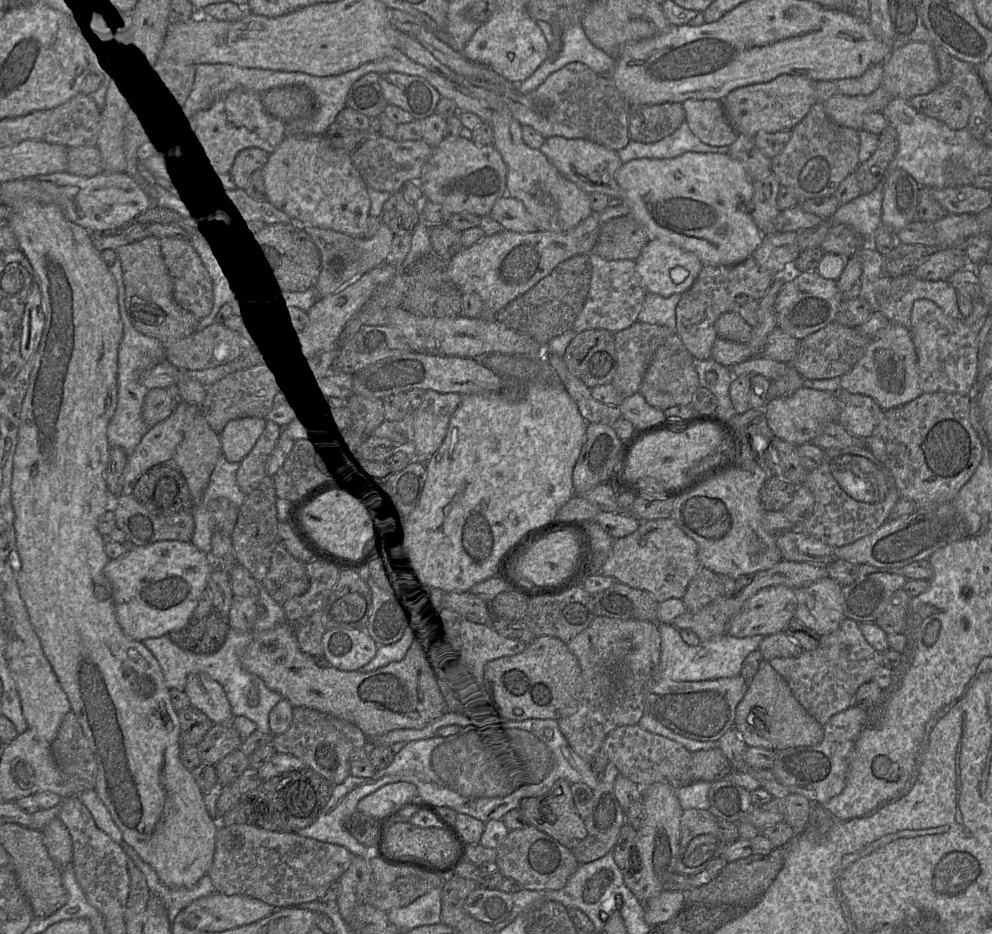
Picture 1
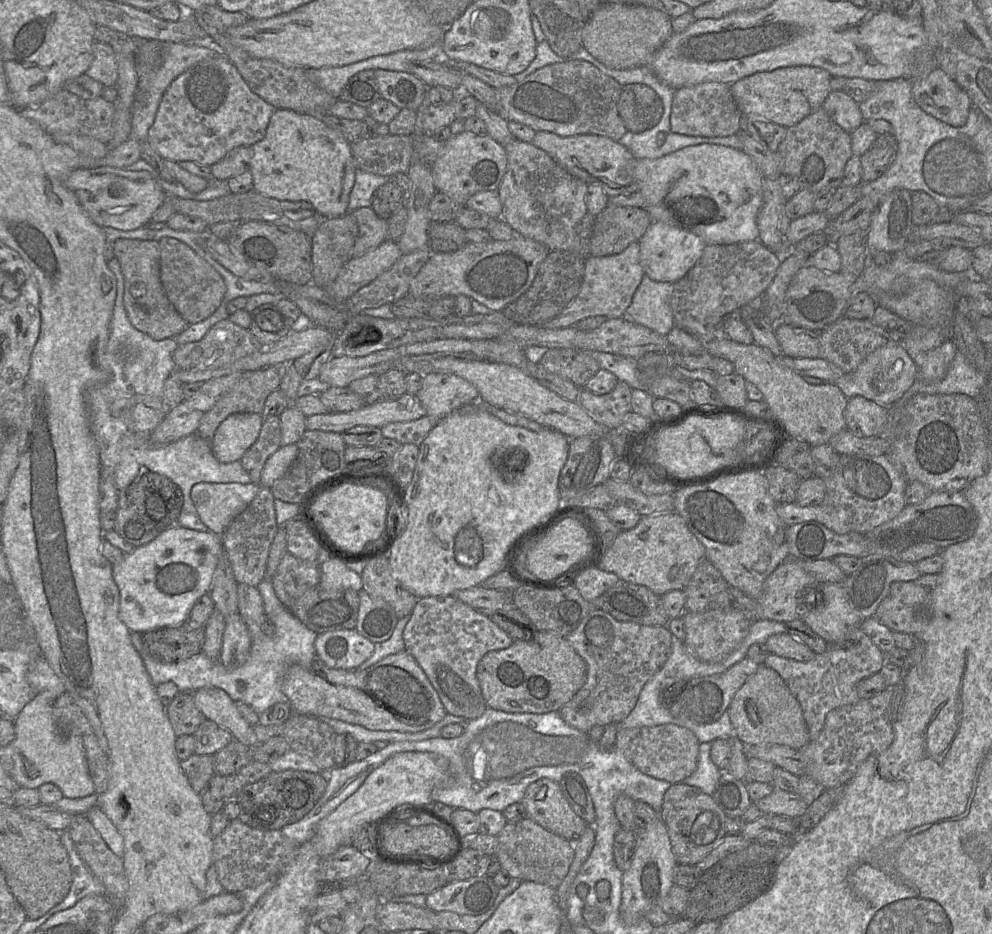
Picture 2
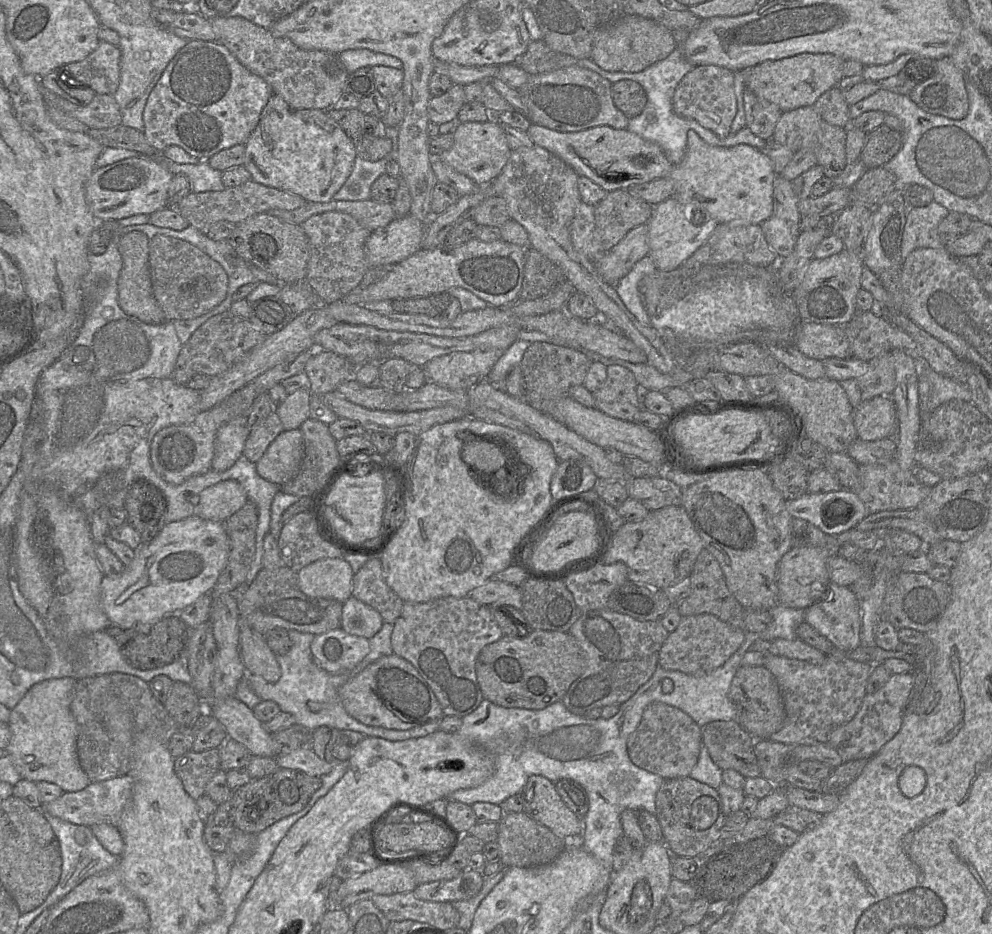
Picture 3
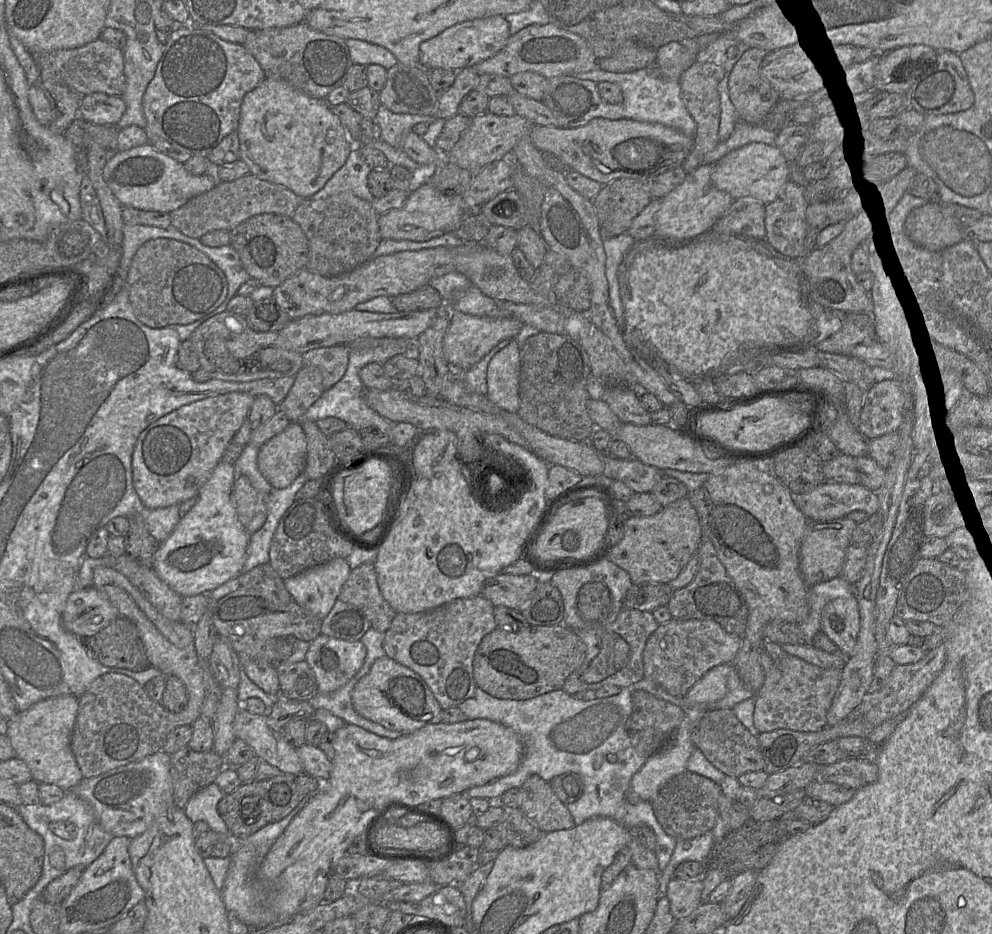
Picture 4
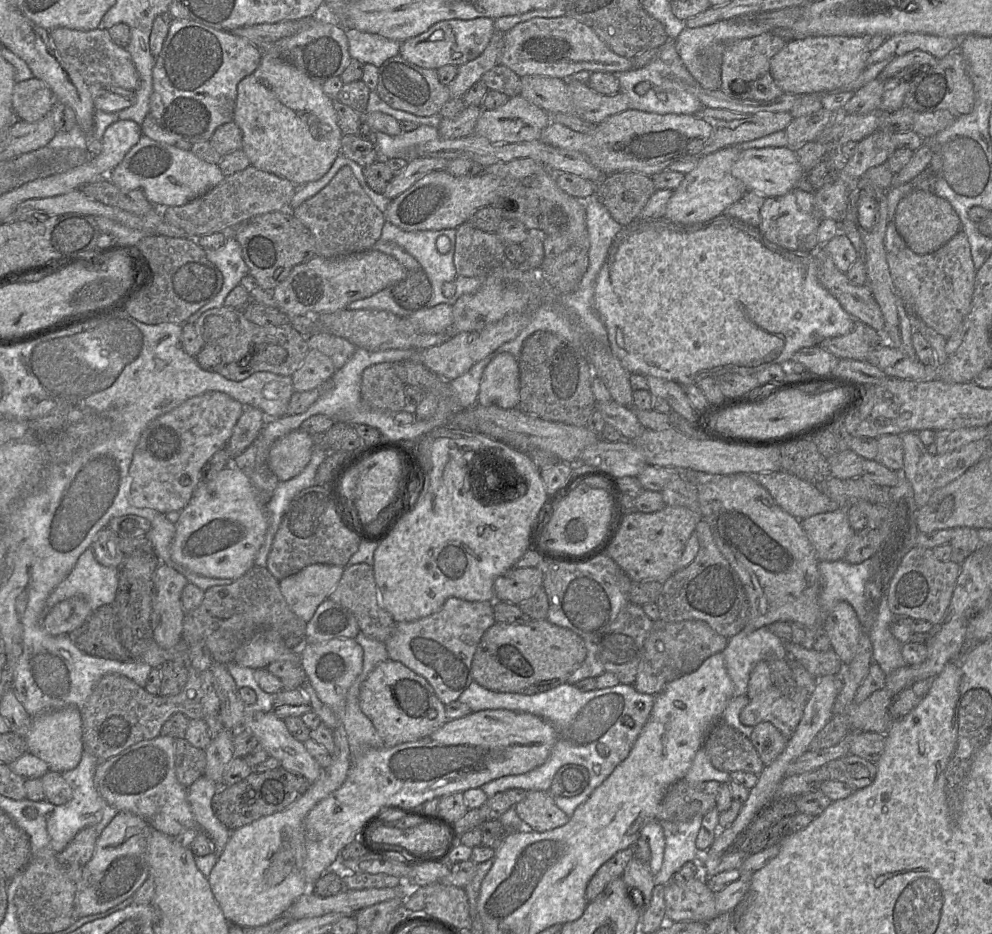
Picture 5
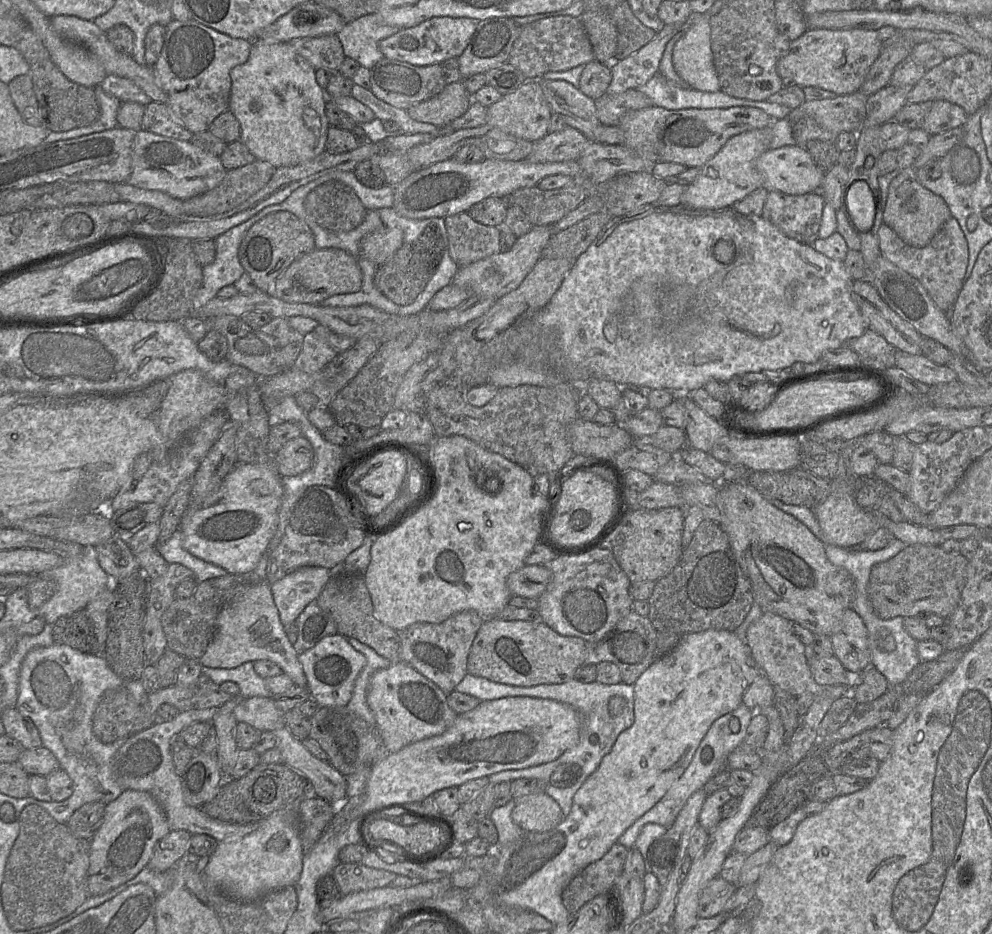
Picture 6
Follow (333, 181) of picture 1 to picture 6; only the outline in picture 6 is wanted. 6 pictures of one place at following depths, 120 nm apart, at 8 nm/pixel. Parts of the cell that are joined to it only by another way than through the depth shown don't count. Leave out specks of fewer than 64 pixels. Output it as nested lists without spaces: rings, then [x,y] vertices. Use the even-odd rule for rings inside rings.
[[[260,39],[252,41],[250,56],[248,60],[241,65],[235,66],[230,71],[231,93],[229,99],[229,110],[234,114],[240,123],[241,141],[249,151],[255,156],[256,160],[264,161],[272,165],[274,168],[283,166],[294,166],[309,161],[326,150],[326,141],[328,128],[330,123],[325,113],[326,103],[329,98],[326,91],[320,87],[316,81],[315,69],[287,42],[265,42]]]

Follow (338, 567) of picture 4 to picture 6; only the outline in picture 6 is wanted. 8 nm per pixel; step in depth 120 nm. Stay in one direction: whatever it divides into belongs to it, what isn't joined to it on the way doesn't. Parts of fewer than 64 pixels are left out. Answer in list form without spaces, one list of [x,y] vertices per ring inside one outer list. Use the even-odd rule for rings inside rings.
[[[305,566],[270,585],[273,600],[286,633],[289,625],[297,619],[307,605],[316,600],[330,579],[330,569]]]

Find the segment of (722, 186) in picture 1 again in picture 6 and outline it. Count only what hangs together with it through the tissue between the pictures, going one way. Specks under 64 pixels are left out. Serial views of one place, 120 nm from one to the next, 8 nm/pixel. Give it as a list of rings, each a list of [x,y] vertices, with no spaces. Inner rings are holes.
[[[800,146],[768,149],[756,161],[763,187],[790,195],[819,192],[825,174],[809,151]]]

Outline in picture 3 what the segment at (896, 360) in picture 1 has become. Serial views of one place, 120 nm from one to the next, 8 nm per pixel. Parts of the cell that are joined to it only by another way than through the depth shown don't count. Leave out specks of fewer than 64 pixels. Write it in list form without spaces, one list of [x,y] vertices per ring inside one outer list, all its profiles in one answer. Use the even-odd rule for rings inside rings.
[[[888,352],[881,354],[869,362],[868,371],[863,376],[839,383],[853,409],[875,396],[891,396],[895,388],[893,357]]]

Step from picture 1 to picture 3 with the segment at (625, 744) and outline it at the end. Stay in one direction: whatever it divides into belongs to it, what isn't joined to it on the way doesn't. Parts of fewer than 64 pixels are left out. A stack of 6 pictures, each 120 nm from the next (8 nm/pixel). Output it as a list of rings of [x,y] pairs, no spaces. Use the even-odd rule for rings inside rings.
[[[653,702],[643,712],[642,719],[636,730],[629,735],[627,752],[634,765],[656,774],[666,781],[690,775],[697,763],[701,744],[701,727],[690,716],[673,706],[661,702]]]

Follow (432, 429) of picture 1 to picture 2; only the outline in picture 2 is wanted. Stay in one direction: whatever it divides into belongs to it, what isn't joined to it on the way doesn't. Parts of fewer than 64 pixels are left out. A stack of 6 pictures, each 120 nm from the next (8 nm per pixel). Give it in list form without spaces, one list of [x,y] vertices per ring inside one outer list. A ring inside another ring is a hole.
[[[427,373],[423,375],[417,396],[426,415],[438,422],[452,411],[477,400],[479,392],[472,383],[460,376]]]

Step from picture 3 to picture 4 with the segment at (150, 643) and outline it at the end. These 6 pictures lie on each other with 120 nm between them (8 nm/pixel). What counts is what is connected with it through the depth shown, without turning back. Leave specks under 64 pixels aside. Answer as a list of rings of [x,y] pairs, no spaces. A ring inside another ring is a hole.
[[[119,616],[92,636],[81,637],[102,664],[142,671],[151,666],[135,624]]]

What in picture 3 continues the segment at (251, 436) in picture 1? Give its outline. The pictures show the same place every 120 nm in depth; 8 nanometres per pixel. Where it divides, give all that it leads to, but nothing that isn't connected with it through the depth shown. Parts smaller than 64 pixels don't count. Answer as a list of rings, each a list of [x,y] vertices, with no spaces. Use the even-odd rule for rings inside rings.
[[[247,414],[223,424],[215,438],[212,469],[221,472],[231,468],[243,454],[249,434]]]

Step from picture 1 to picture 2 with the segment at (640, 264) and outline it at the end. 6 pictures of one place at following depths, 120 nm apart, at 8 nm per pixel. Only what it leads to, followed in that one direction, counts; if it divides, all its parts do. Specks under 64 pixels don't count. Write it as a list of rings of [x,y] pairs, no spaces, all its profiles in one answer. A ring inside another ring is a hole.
[[[652,221],[639,240],[640,264],[654,281],[675,283],[683,278],[702,256],[706,243],[696,234],[660,221]]]

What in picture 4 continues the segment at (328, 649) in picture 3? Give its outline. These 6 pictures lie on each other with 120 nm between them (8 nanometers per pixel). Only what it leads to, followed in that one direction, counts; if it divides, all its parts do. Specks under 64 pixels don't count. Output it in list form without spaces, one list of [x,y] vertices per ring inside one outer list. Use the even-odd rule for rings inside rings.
[[[320,634],[310,642],[305,661],[313,670],[317,693],[332,693],[359,671],[367,650],[360,640],[343,640]]]

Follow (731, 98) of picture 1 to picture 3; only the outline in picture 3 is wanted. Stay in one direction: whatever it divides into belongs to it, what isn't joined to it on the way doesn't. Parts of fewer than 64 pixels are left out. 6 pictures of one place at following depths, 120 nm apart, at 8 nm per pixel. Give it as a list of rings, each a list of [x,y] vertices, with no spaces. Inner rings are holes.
[[[800,53],[779,60],[766,60],[746,68],[746,88],[758,97],[776,104],[782,112],[810,107],[843,78],[845,60],[829,53]]]

